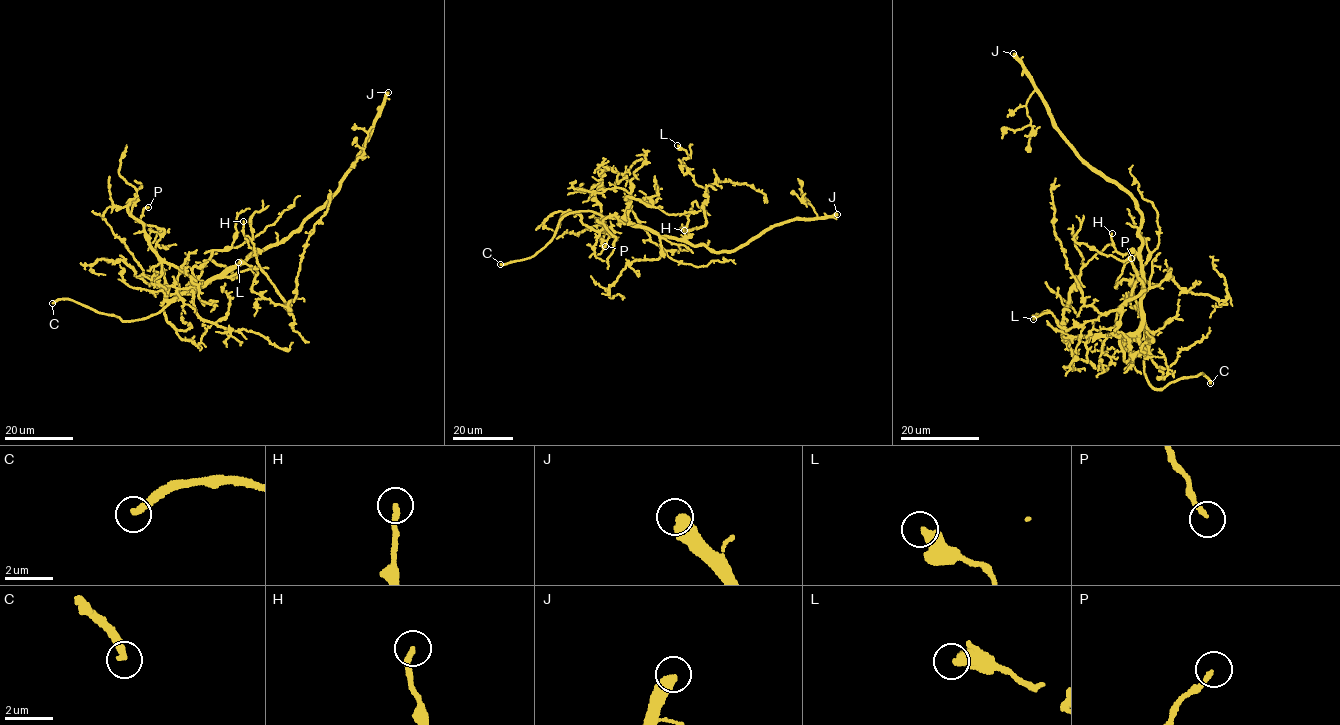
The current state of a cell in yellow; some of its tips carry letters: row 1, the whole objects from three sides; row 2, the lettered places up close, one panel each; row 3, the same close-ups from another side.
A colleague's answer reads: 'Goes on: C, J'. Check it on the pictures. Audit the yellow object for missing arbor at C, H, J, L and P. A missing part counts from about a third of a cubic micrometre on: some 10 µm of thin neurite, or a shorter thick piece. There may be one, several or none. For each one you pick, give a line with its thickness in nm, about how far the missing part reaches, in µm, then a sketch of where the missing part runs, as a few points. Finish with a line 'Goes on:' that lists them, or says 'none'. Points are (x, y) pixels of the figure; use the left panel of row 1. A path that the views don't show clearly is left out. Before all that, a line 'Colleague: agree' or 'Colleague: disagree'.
Colleague: agree
C: 320 nm thick; about 10 µm are missing
J: 550 nm thick; about 200 µm are missing
Goes on: C, J

